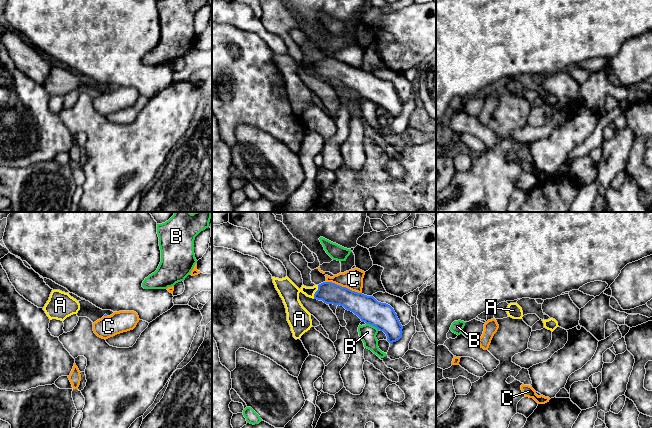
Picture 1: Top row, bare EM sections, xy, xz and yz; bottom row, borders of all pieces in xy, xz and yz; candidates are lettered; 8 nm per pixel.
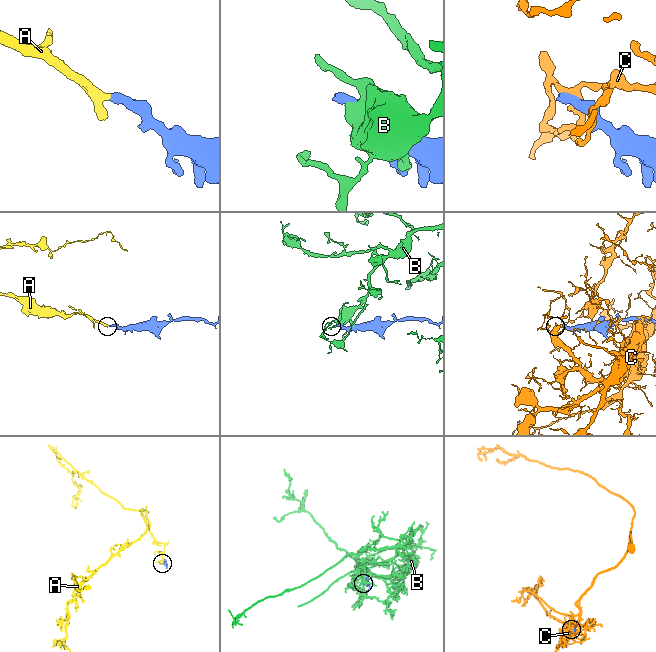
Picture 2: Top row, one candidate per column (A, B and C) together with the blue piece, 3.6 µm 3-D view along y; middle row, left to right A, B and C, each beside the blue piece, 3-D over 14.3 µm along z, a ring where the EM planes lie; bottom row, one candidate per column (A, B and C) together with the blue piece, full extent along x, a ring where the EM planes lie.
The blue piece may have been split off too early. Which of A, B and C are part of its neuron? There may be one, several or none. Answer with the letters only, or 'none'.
A

